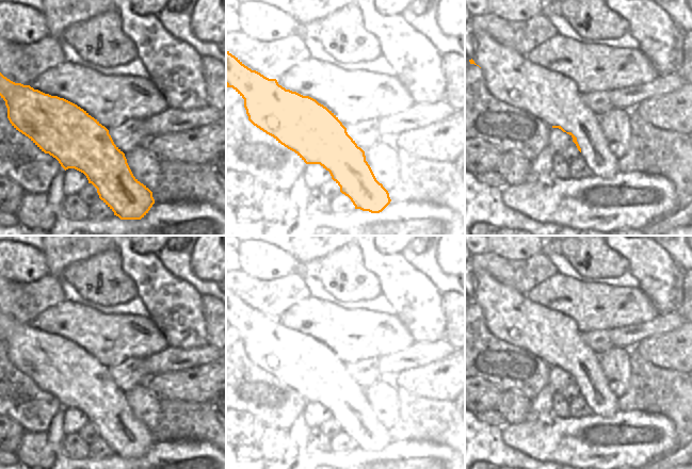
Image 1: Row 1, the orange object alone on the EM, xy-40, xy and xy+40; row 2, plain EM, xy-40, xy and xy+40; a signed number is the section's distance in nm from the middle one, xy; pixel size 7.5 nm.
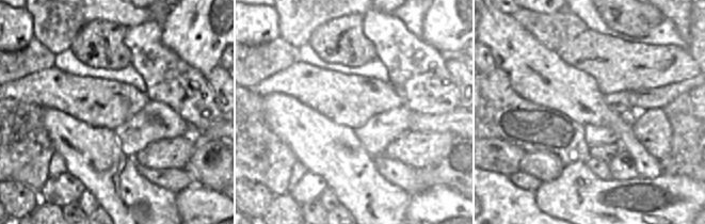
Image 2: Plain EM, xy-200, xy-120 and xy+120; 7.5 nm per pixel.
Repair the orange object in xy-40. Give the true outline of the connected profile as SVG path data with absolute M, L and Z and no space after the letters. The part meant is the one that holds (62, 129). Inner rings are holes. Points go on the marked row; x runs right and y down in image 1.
M1 72L0 96L5 101L7 118L12 126L28 136L42 151L55 158L65 171L75 168L83 173L114 215L120 220L141 220L148 213L155 204L152 192L133 176L125 153L114 144L109 130L86 111L64 98L45 94L30 85L15 83Z

